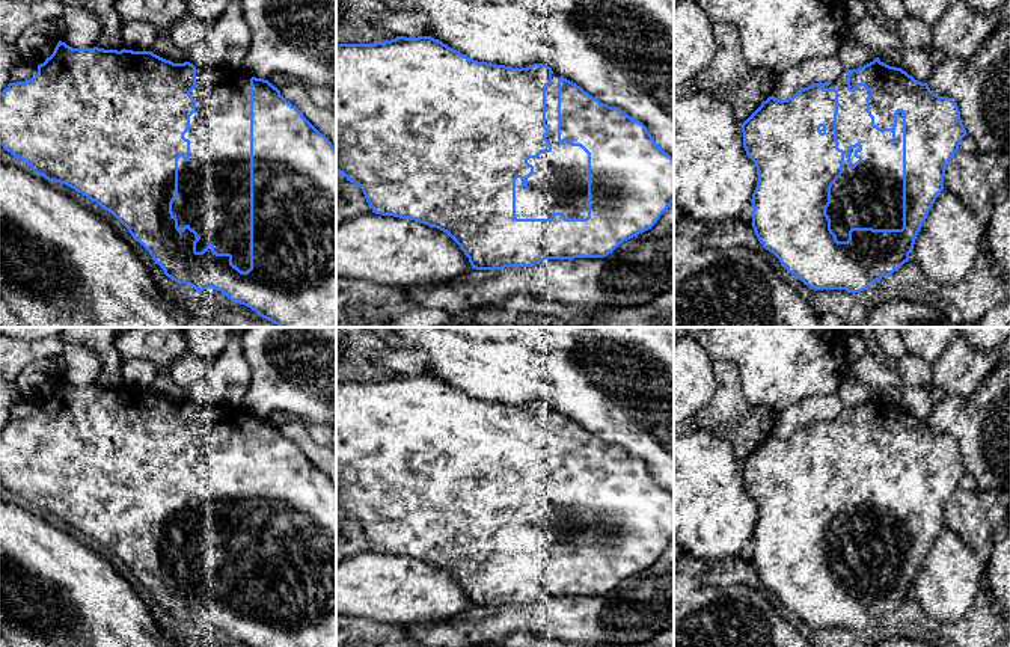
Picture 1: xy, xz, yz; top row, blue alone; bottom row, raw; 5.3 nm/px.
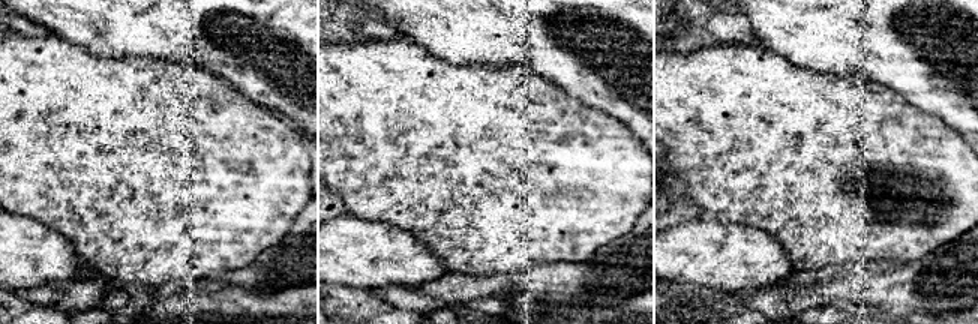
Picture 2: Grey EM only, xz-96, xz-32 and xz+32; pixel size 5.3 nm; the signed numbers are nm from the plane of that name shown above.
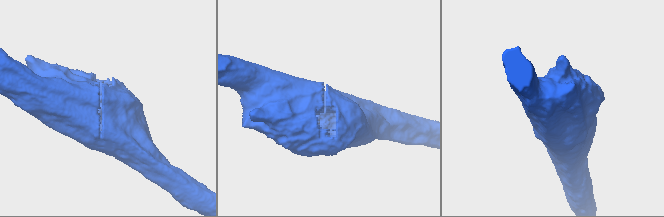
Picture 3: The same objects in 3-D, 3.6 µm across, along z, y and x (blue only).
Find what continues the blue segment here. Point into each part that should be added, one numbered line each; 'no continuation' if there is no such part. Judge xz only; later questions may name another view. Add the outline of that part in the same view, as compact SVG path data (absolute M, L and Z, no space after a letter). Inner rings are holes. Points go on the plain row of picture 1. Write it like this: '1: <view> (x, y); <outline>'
1: xz (560, 521); M553 410L546 425L546 465L550 468L546 477L552 489L528 498L534 511L526 525L516 517L517 557L550 557L553 550L562 550L565 557L588 555L588 492L570 480L558 481L559 415Z

